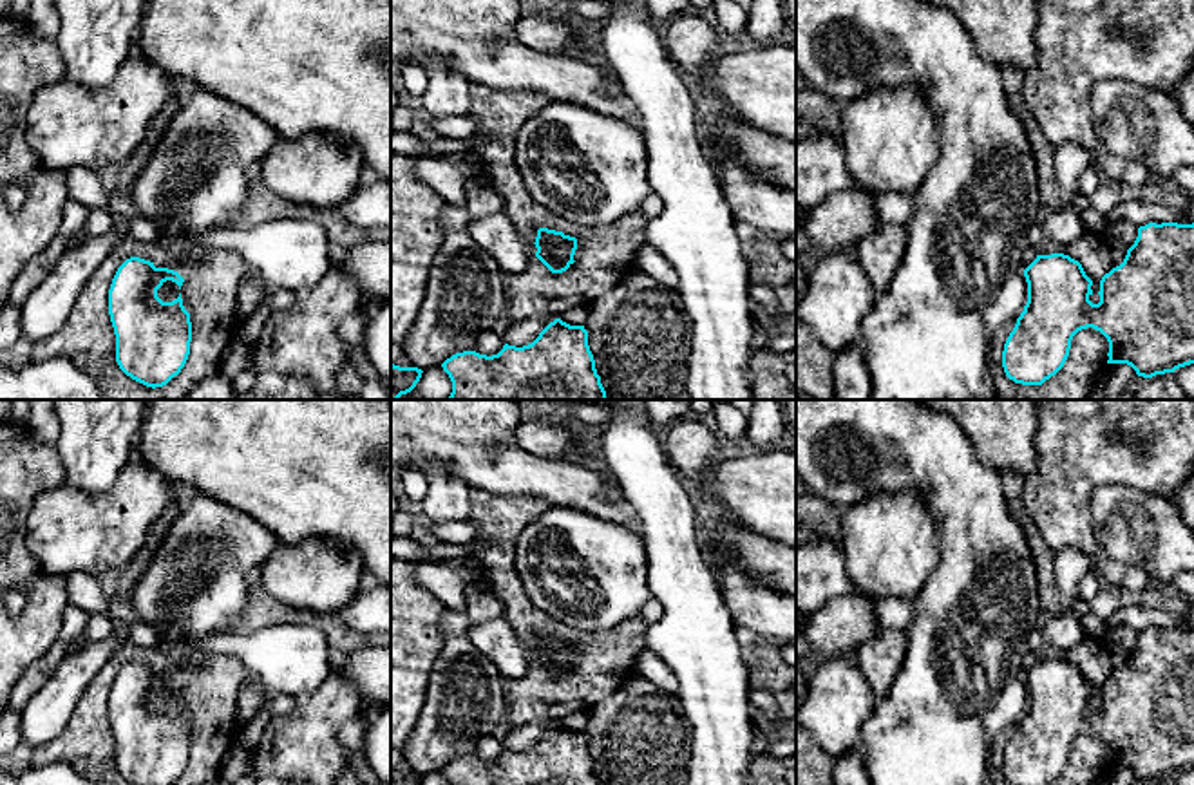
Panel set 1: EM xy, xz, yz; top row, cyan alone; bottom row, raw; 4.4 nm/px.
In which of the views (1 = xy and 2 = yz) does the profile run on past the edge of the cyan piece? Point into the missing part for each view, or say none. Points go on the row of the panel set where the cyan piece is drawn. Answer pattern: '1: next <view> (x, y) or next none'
1: next none
2: next none

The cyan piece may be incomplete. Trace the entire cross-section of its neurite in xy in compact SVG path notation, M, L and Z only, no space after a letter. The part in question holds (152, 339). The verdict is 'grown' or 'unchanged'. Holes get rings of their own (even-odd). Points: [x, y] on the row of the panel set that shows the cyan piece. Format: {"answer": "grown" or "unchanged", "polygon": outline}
{"answer": "unchanged", "polygon": "M130 257L116 271L109 289L109 315L116 335L116 362L132 380L147 387L163 387L181 373L190 355L192 322L183 306L181 293L172 302L163 302L157 289L172 280L183 286L185 279L168 268Z"}

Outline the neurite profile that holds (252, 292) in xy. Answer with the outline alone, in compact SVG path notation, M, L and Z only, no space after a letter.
M255 270L248 271L244 280L239 284L235 298L237 317L241 320L248 318L262 302L268 302L270 295L271 291L262 277Z

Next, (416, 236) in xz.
M391 154L391 344L400 347L405 345L420 307L427 297L427 279L443 241L443 232L438 219L445 204L447 203L438 192L416 177L414 157Z

